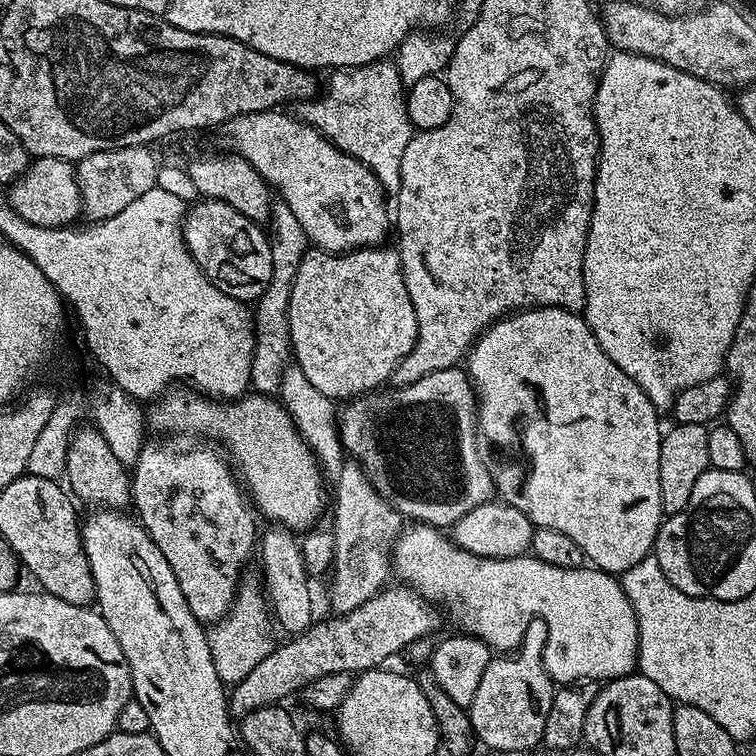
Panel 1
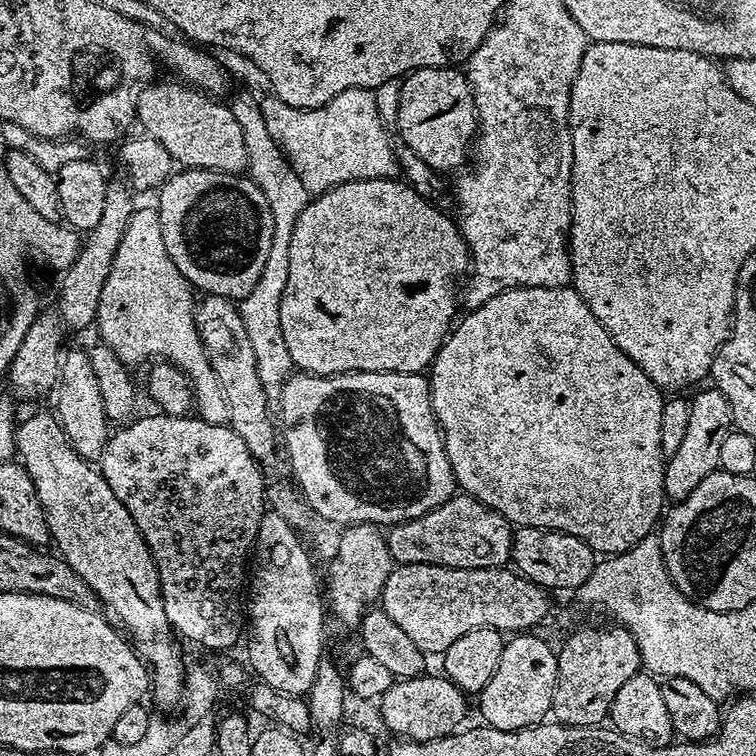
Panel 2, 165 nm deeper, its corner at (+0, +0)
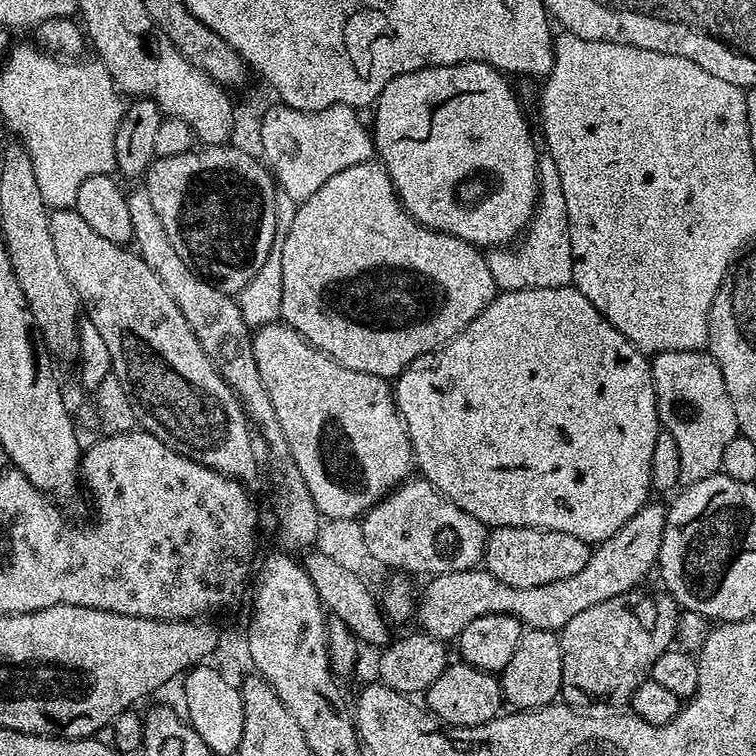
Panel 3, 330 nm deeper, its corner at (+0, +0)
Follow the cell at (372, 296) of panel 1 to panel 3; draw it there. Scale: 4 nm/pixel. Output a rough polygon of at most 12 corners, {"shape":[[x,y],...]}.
{"shape":[[383,164],[299,201],[280,320],[395,378],[494,299]]}

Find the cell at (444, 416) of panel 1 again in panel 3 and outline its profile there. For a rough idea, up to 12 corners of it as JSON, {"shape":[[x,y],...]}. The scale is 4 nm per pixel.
{"shape":[[286,323],[254,362],[321,517],[363,517],[414,472],[383,376]]}

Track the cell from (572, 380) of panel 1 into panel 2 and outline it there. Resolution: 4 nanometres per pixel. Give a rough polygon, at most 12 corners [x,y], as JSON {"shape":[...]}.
{"shape":[[575,288],[430,365],[459,491],[597,554],[665,511],[665,397]]}

